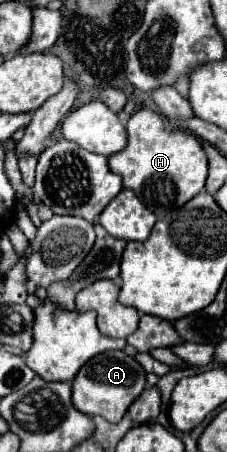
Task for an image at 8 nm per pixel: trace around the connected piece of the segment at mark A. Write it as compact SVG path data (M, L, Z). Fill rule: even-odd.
M107 350L105 354L97 354L97 358L89 360L73 378L73 406L87 416L101 416L109 422L119 422L133 400L145 390L145 370L137 364L137 360L123 350Z

